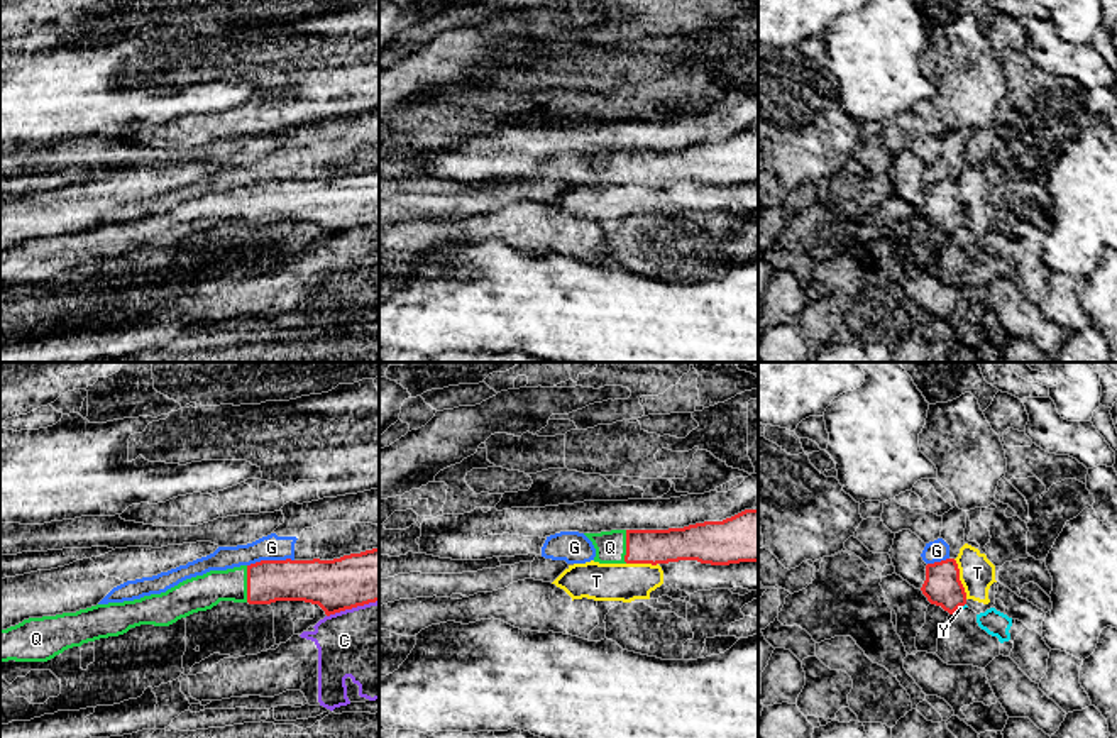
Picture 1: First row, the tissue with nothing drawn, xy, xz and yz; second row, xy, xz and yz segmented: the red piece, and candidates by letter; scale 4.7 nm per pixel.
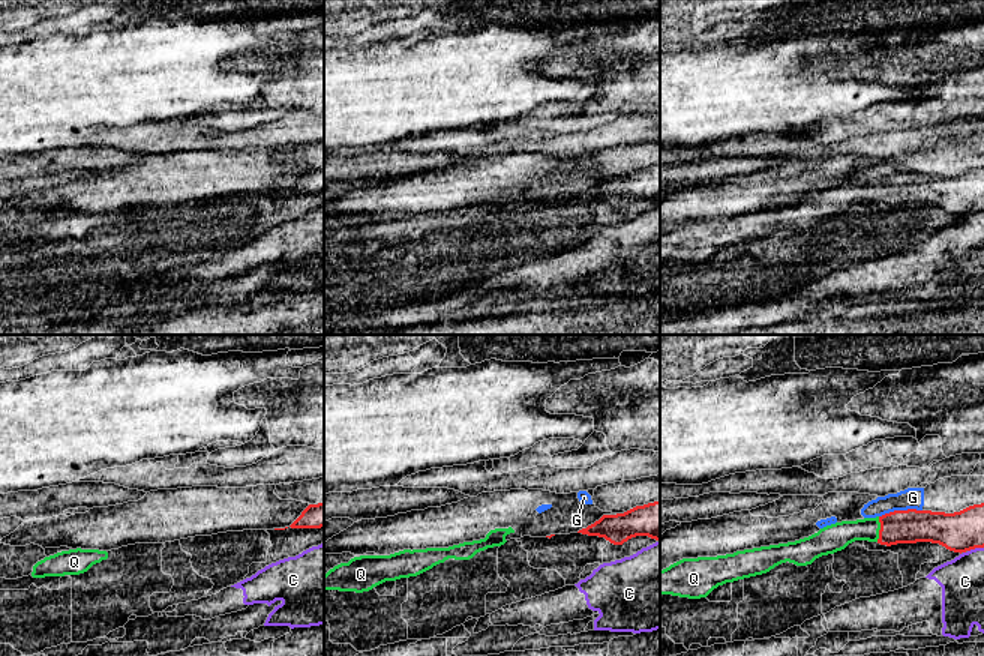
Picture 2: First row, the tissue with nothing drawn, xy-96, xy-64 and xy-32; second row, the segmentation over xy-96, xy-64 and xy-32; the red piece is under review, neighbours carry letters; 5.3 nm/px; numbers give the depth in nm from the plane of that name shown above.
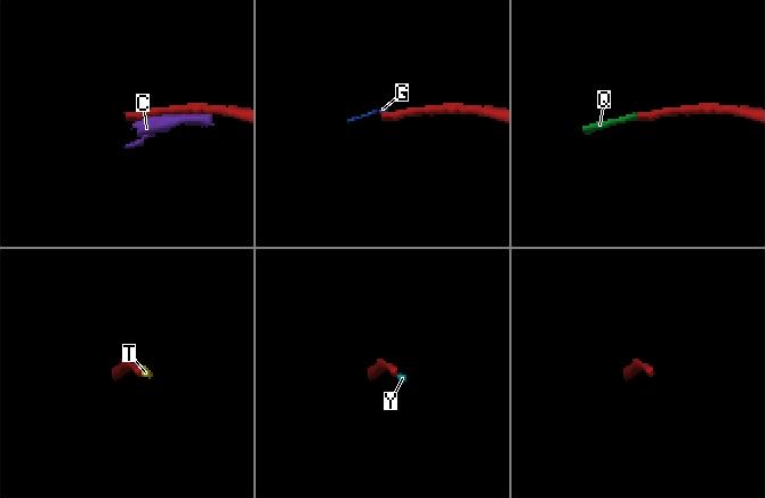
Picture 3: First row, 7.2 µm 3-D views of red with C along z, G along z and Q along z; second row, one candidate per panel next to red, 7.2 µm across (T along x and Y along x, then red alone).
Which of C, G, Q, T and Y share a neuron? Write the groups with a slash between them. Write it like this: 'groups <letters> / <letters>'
groups C / G / Q / T / Y

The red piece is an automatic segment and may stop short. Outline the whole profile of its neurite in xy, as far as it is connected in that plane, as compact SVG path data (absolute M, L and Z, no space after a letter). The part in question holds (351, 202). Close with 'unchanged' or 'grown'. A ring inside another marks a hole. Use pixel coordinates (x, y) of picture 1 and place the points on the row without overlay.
M379 169L333 181L261 181L227 191L210 191L179 203L161 215L134 222L96 225L76 234L29 239L0 251L0 283L47 283L68 269L100 259L118 257L140 245L169 247L181 239L206 232L220 222L271 225L305 222L318 225L327 237L379 222Z | grown

